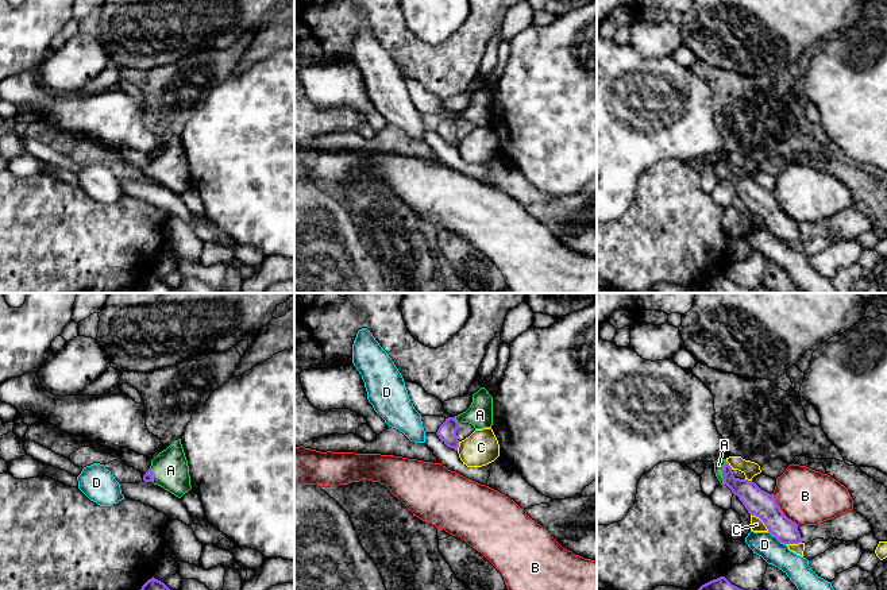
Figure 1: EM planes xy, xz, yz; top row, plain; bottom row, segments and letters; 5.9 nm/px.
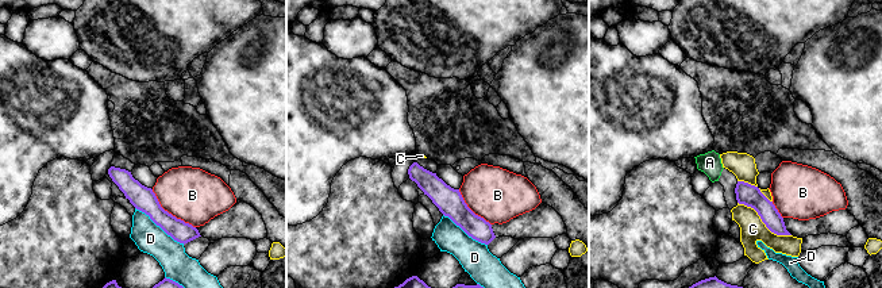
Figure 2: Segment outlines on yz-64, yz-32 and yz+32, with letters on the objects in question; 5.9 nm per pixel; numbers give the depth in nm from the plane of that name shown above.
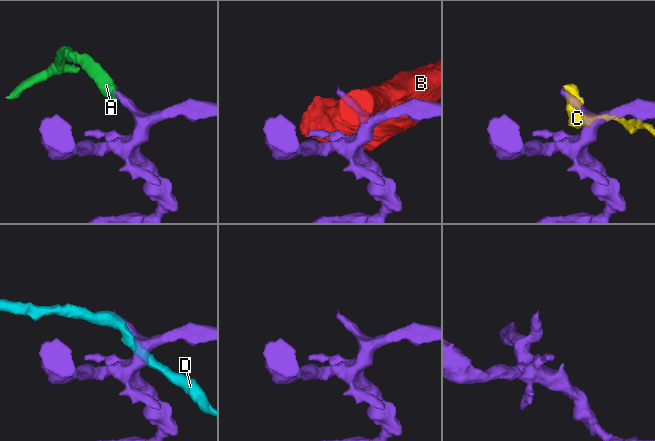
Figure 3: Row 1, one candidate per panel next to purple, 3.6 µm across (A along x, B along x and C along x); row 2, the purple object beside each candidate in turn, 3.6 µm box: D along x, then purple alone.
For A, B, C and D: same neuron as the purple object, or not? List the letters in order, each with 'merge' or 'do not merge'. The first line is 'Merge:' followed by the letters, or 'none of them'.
Merge: A
A: merge
B: do not merge
C: do not merge
D: do not merge

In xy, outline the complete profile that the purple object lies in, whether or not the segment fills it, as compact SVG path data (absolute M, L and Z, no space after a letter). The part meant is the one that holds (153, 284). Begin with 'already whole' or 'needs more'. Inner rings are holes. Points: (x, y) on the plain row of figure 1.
already whole | M154 274L139 288L139 293L171 293L171 290L173 289L163 279L155 277Z

